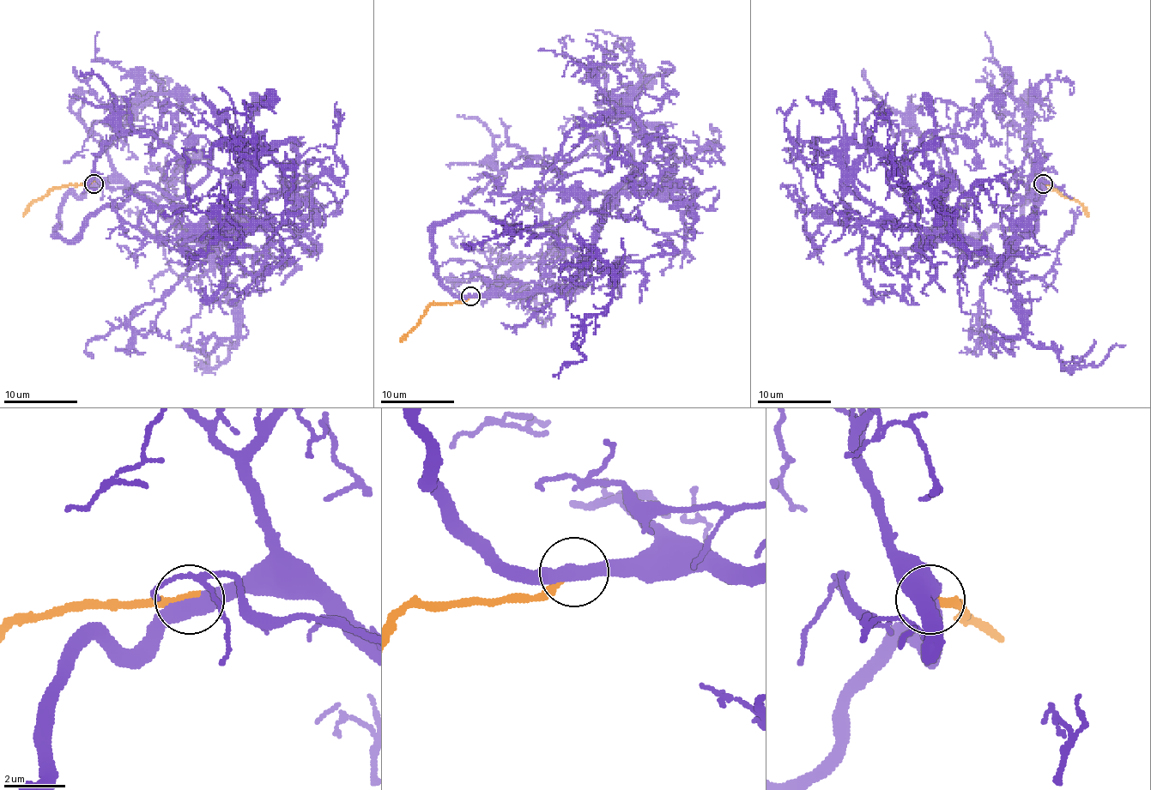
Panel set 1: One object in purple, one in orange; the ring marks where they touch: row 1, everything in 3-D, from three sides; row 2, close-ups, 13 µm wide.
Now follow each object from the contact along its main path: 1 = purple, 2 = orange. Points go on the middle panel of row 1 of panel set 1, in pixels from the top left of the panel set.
1: (470, 295), (437, 275), (439, 224), (562, 220), (625, 184), (633, 157), (499, 170), (487, 126), (457, 115)
2: (470, 295), (463, 301), (432, 304), (400, 341)

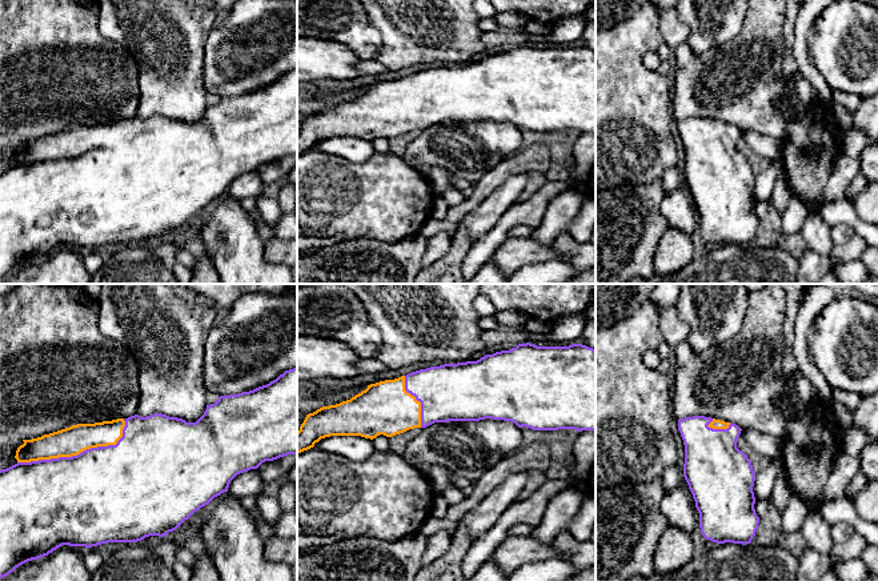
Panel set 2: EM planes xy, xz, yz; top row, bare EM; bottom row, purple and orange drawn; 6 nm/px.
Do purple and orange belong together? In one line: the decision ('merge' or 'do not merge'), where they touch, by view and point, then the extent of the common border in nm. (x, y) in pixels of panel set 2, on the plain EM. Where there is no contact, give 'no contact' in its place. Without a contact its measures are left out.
merge; meets purple in xy at (77, 156); contact 700 nm long

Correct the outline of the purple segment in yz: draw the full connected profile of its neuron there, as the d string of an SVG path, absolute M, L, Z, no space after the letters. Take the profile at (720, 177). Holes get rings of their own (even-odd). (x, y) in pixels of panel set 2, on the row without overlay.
M705 117L678 121L678 132L685 147L683 179L699 215L701 235L717 245L750 245L758 231L753 193L755 175L747 157L737 149L741 129Z

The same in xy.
M297 69L285 72L276 81L249 93L220 97L215 105L207 107L204 116L196 124L155 115L147 119L139 116L95 125L77 125L44 136L24 145L16 152L17 164L0 172L0 279L4 280L20 267L48 257L63 247L92 249L108 244L137 244L149 237L167 237L176 232L196 212L208 207L215 199L228 193L230 183L240 175L257 171L265 163L273 163L288 156L297 156Z

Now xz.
M518 45L477 63L444 65L368 87L350 101L306 116L297 133L297 155L330 137L392 139L434 124L512 123L533 132L596 132L596 52L582 45Z

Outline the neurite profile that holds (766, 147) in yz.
M755 131L741 132L741 136L745 137L754 155L770 161L779 160L782 153L782 141L778 139L758 133Z

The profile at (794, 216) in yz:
M791 195L787 207L782 213L782 235L786 237L801 235L807 216L809 213L806 212L805 205L799 201L798 196Z

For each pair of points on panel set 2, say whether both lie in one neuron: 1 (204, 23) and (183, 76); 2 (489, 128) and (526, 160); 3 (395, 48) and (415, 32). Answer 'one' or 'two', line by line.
1: one
2: two
3: one

